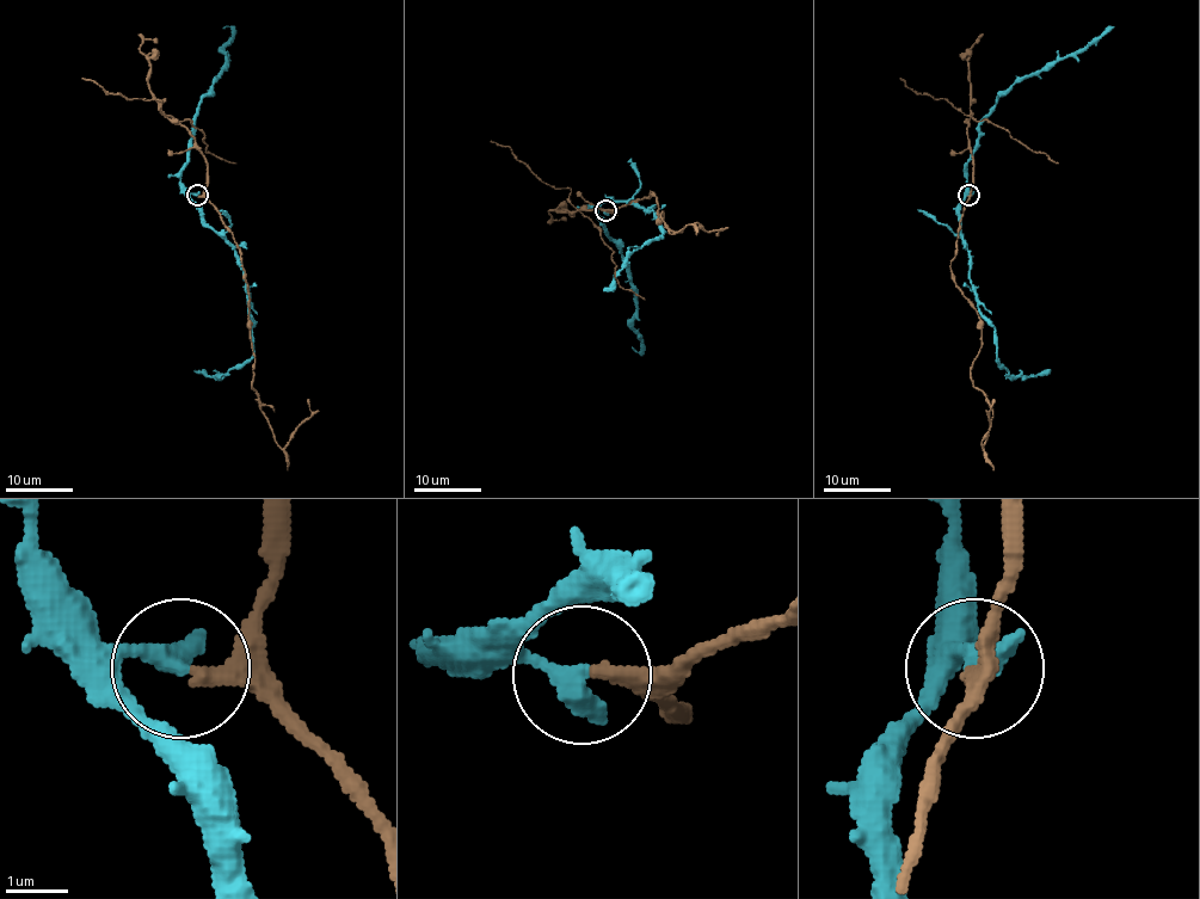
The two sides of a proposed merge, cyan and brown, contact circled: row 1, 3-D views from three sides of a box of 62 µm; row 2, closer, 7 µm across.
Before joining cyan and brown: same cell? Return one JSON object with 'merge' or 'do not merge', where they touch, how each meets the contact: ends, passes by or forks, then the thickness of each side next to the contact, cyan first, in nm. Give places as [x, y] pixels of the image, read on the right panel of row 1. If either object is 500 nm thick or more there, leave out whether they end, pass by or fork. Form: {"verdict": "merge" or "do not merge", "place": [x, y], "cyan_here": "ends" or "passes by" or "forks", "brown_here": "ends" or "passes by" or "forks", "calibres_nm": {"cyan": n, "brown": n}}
{"verdict": "do not merge", "place": [968, 195], "cyan_here": "ends", "brown_here": "ends", "calibres_nm": {"cyan": 420, "brown": 280}}

